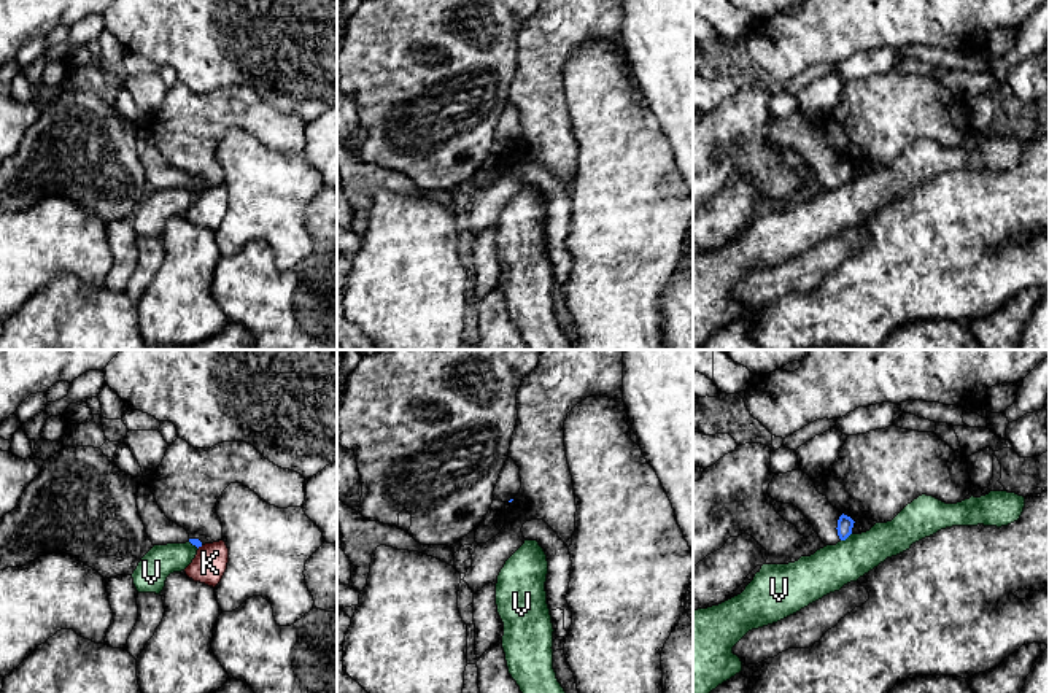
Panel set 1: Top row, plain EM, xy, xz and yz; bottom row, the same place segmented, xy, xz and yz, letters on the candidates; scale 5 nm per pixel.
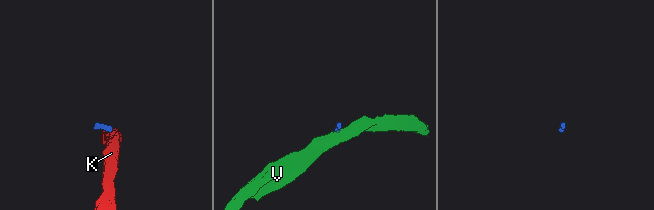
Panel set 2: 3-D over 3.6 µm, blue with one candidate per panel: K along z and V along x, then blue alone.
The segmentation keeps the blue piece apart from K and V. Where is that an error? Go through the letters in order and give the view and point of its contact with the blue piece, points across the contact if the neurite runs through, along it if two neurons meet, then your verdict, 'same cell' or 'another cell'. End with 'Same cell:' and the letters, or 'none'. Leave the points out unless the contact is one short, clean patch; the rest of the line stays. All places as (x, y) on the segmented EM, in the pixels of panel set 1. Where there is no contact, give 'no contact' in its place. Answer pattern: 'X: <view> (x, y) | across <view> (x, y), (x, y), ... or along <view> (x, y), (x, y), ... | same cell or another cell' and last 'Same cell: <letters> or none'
K: xy (199, 545) | along xy (202, 545), (197, 547) | another cell
V: yz (846, 538) | along yz (851, 533), (841, 541) | another cell
Same cell: none

